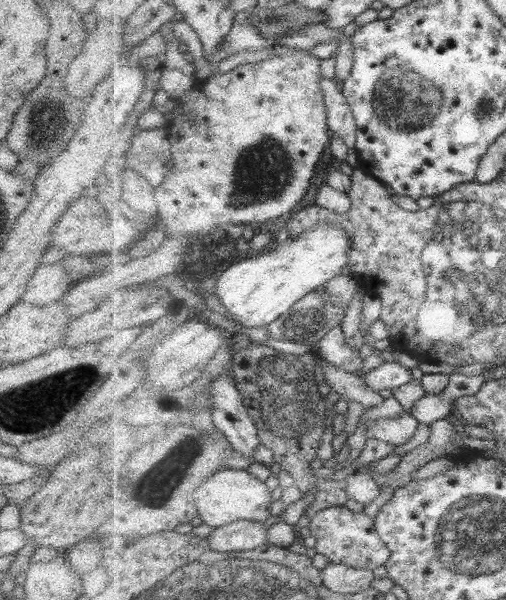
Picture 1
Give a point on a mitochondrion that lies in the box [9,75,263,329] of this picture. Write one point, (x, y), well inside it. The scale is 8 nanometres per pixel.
(41, 126)

